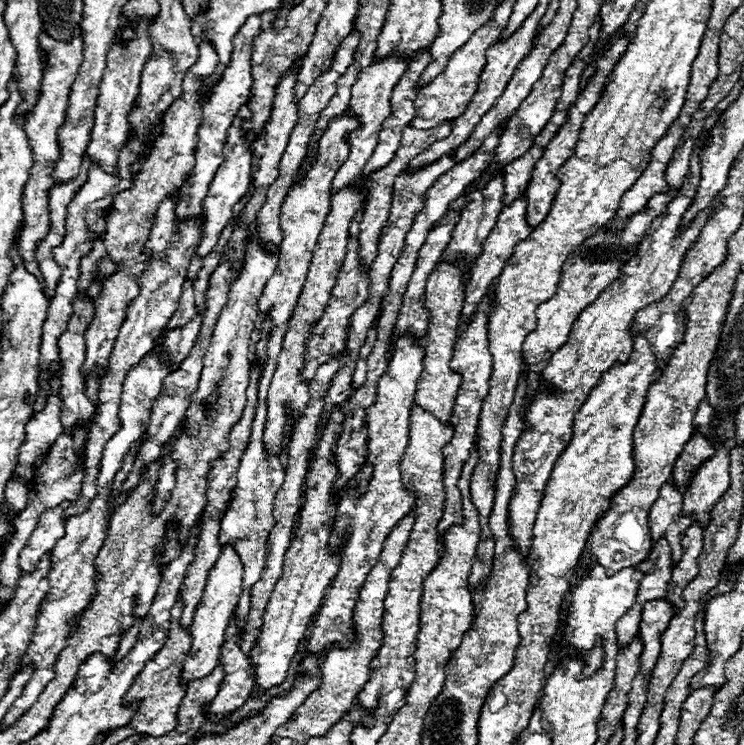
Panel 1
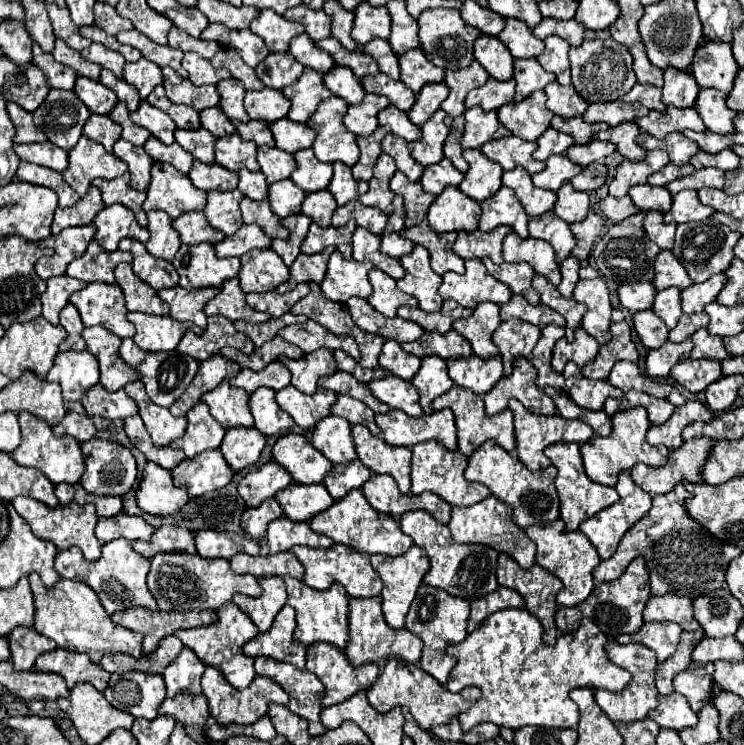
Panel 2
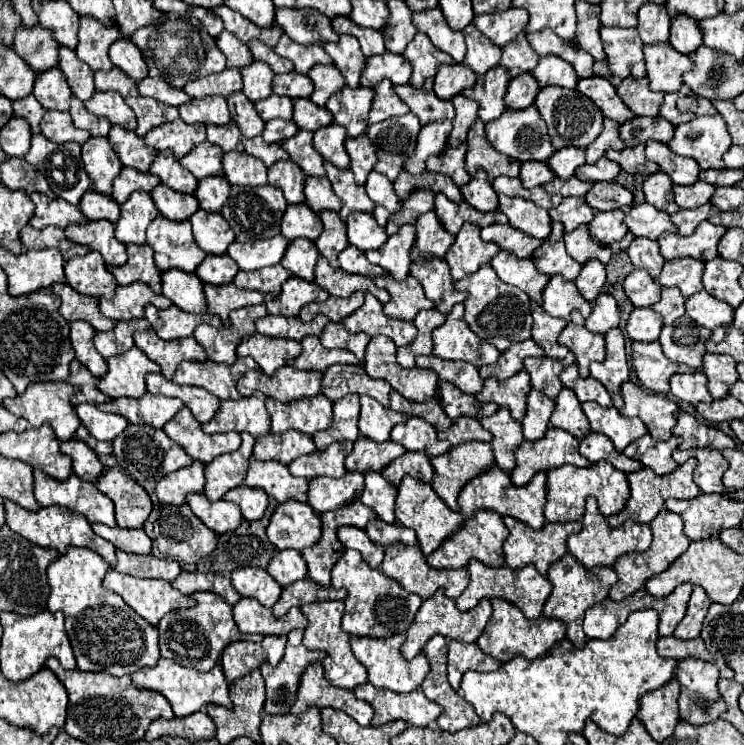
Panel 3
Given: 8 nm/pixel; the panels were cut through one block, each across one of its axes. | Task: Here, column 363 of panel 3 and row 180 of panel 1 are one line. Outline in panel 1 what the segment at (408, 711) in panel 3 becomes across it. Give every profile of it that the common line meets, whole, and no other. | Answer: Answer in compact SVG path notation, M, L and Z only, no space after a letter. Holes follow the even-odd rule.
M706 132L696 142L696 150L694 150L692 160L690 160L690 172L684 178L684 184L682 184L676 200L672 200L668 204L668 212L664 216L658 216L652 222L652 226L648 228L634 260L630 260L622 268L620 278L614 280L612 286L608 286L596 298L596 302L592 302L588 308L584 308L584 312L580 312L578 320L572 326L568 344L564 344L564 348L560 348L560 352L556 352L556 356L552 356L552 360L548 360L548 364L544 368L544 386L528 410L526 428L520 434L520 440L516 442L514 456L512 456L516 488L514 488L514 496L510 502L508 522L510 522L510 536L514 542L514 548L526 560L528 560L530 548L532 548L532 526L536 520L538 504L542 500L542 490L550 478L550 472L552 472L556 460L566 450L566 446L572 438L574 414L584 406L590 392L600 382L602 372L608 372L616 364L624 364L628 360L628 356L632 352L630 324L634 320L634 314L638 310L646 308L648 304L662 300L670 292L674 280L678 278L684 252L694 244L694 240L700 234L700 228L704 226L704 220L708 220L710 208L706 208L706 212L700 212L696 216L696 220L692 222L692 226L682 236L674 238L674 234L682 222L682 214L692 204L696 190L698 190L698 184L700 184L698 152L700 152L700 146L704 144L704 140L706 140Z

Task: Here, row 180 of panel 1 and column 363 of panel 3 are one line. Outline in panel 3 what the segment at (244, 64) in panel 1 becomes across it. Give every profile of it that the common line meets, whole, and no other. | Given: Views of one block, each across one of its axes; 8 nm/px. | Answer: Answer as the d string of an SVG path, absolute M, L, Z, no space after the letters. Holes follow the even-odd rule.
M324 162L324 168L326 168L326 178L330 180L336 196L342 200L342 210L340 210L342 220L346 220L346 216L356 210L372 212L372 208L374 208L372 200L364 192L364 186L354 182L354 176L350 170L336 168L330 162Z

